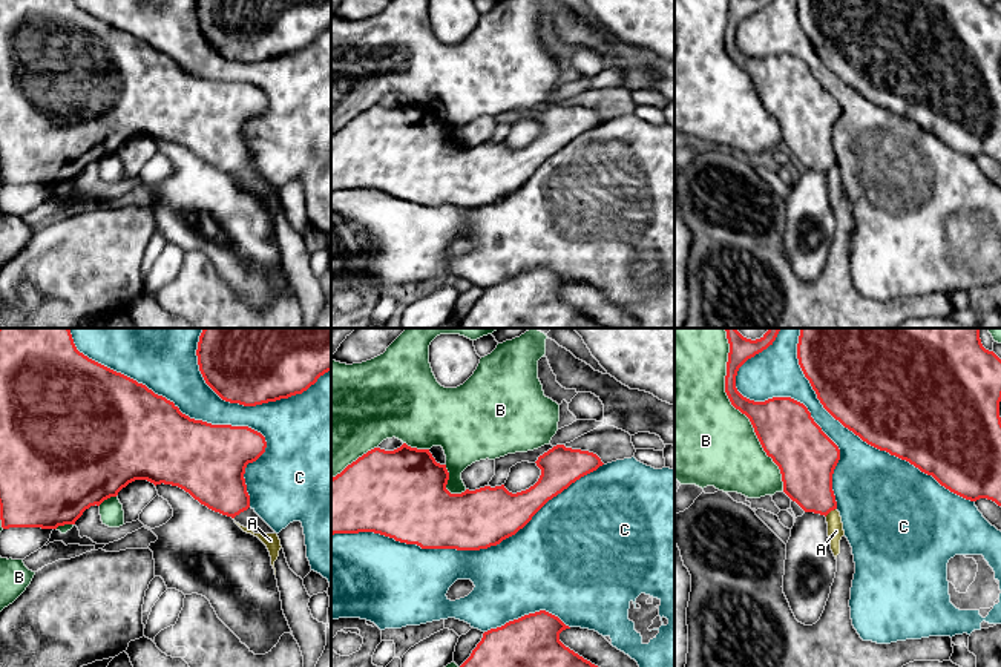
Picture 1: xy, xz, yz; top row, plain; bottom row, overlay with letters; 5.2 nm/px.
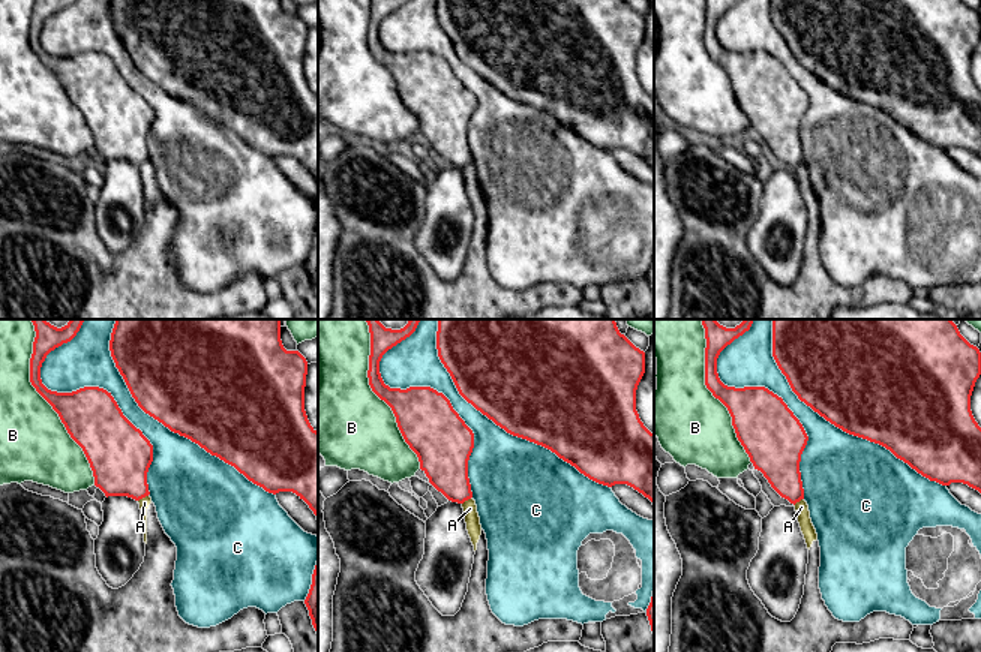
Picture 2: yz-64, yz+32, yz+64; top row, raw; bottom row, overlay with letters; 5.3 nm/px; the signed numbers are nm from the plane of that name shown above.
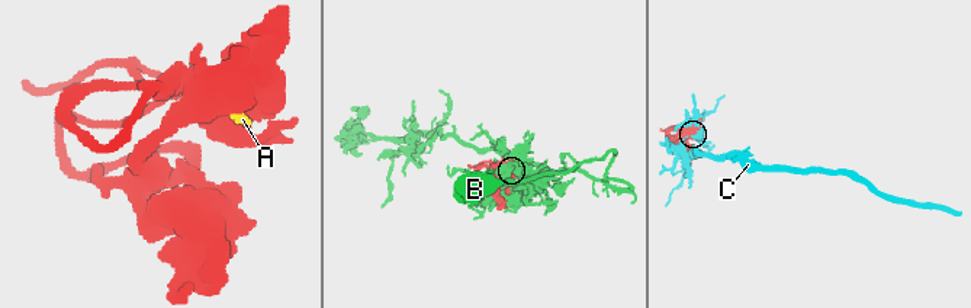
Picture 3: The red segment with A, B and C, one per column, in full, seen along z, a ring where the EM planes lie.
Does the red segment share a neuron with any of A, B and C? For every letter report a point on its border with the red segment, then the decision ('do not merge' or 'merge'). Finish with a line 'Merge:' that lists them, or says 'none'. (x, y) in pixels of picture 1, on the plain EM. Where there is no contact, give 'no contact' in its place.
A: yz (830, 167) | do not merge
B: yz (745, 71) | do not merge
C: xz (466, 206) | do not merge
Merge: none

